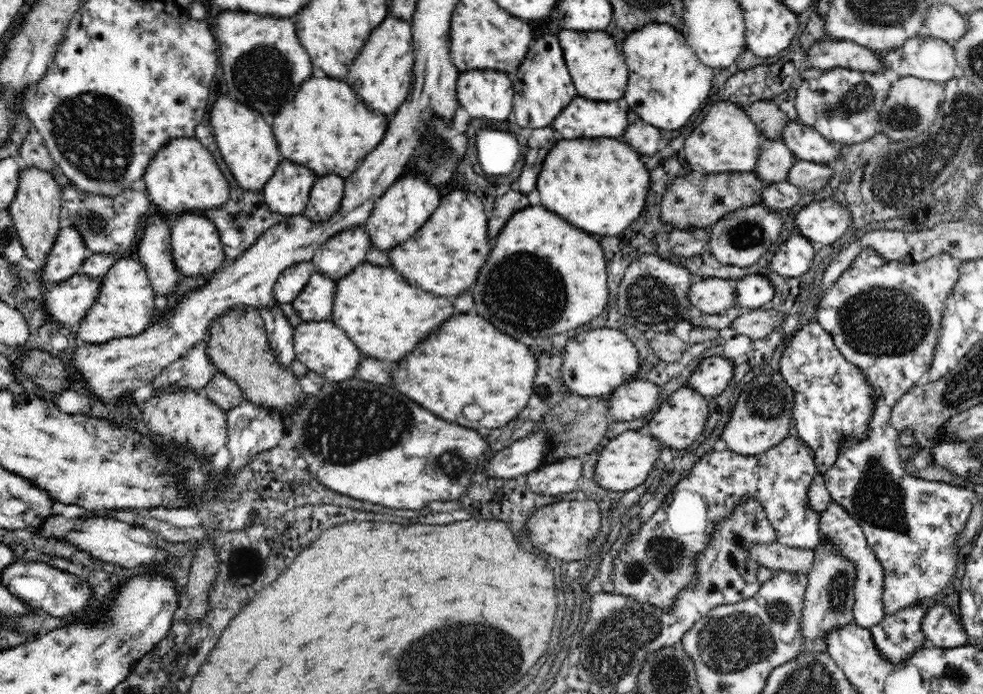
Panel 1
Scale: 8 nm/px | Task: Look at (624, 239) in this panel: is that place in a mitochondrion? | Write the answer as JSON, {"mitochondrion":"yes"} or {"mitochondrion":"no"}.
{"mitochondrion":"no"}

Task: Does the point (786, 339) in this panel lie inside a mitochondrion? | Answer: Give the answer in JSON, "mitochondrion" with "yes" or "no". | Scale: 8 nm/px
{"mitochondrion":"no"}

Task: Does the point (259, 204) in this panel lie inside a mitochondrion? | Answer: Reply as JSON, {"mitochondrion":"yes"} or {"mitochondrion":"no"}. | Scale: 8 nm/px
{"mitochondrion":"no"}

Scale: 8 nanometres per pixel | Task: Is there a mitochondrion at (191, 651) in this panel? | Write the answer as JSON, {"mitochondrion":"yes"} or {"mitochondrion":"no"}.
{"mitochondrion":"no"}

